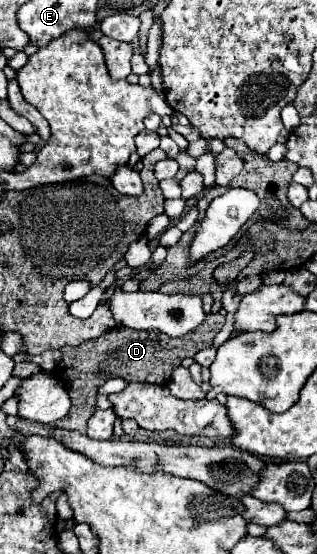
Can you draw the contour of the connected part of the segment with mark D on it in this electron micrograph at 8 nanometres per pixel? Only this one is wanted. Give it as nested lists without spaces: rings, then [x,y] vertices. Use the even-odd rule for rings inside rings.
[[[208,314],[200,328],[194,332],[188,332],[182,338],[170,338],[156,330],[130,330],[130,328],[114,328],[106,336],[100,336],[96,340],[86,340],[80,346],[66,346],[62,348],[62,362],[56,366],[54,376],[62,380],[68,388],[72,408],[66,418],[58,420],[58,428],[66,430],[78,430],[80,434],[86,434],[86,422],[96,410],[96,392],[98,386],[106,378],[124,378],[126,382],[150,382],[150,384],[168,384],[170,374],[174,368],[180,366],[180,362],[188,356],[194,356],[196,352],[212,346],[214,336],[224,326],[222,314]]]

